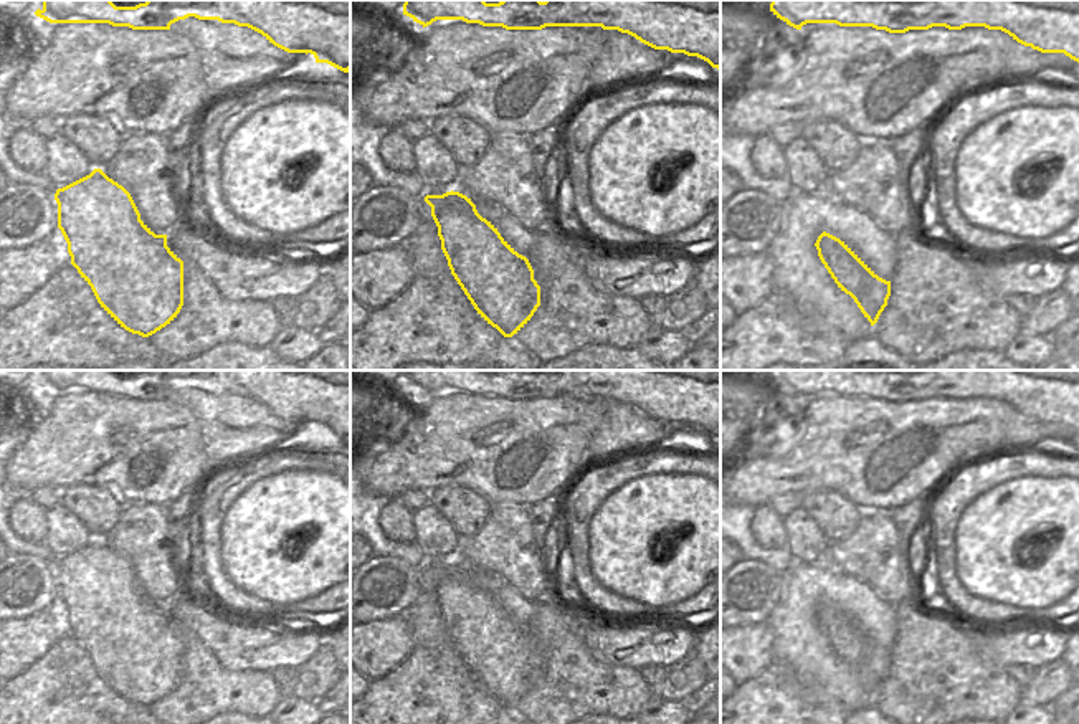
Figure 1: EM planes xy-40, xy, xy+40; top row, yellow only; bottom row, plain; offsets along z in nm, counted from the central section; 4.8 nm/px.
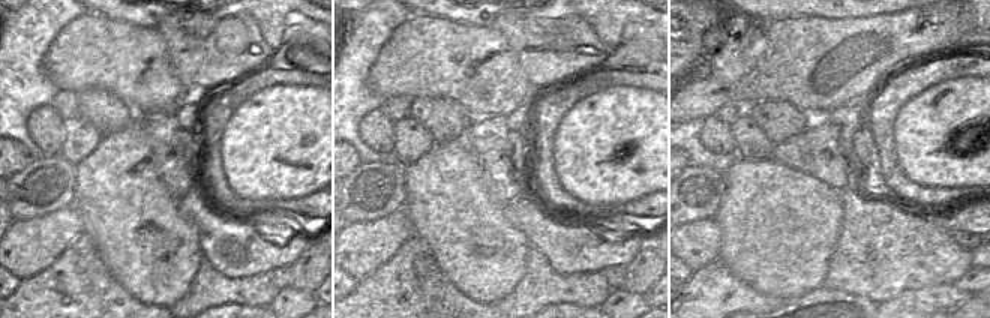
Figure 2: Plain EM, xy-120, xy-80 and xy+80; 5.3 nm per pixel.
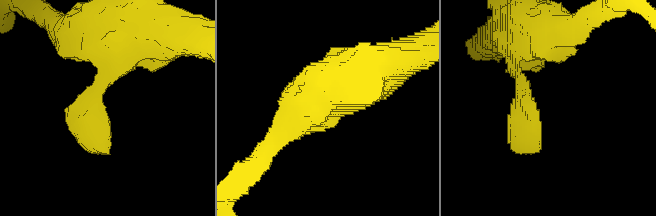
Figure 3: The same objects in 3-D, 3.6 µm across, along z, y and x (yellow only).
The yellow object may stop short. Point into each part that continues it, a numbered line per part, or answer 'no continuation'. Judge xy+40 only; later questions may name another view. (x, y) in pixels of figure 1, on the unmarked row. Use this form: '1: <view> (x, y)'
no continuation

